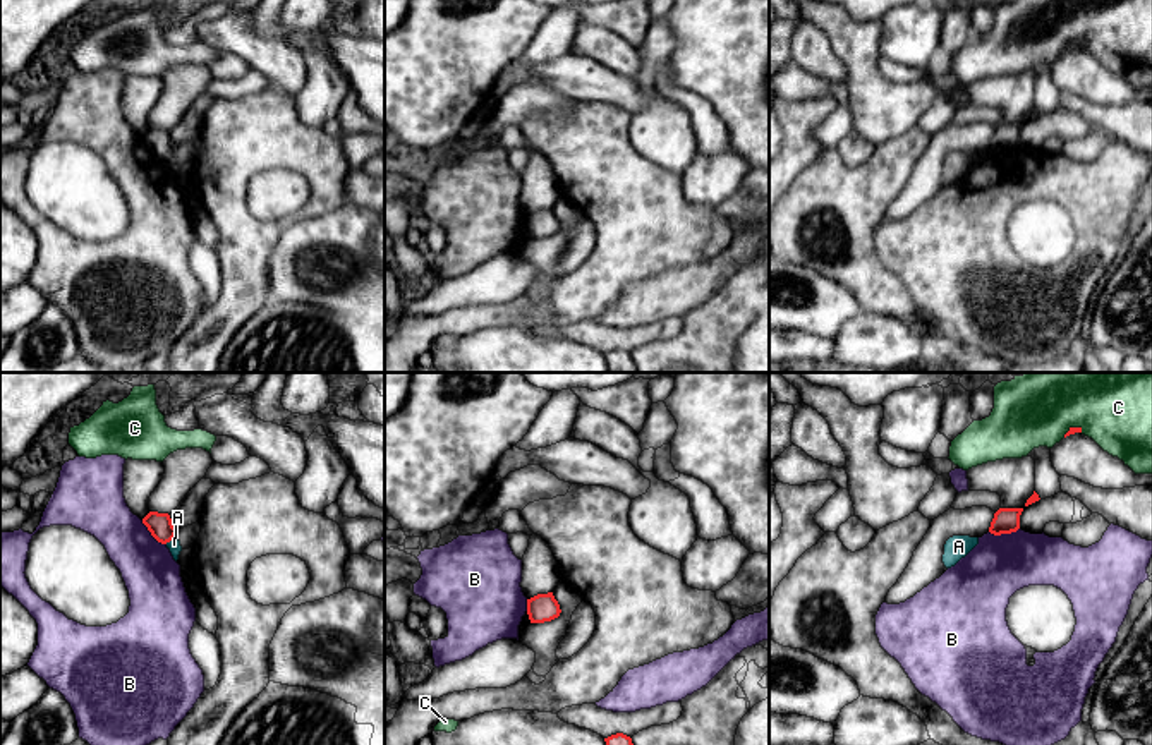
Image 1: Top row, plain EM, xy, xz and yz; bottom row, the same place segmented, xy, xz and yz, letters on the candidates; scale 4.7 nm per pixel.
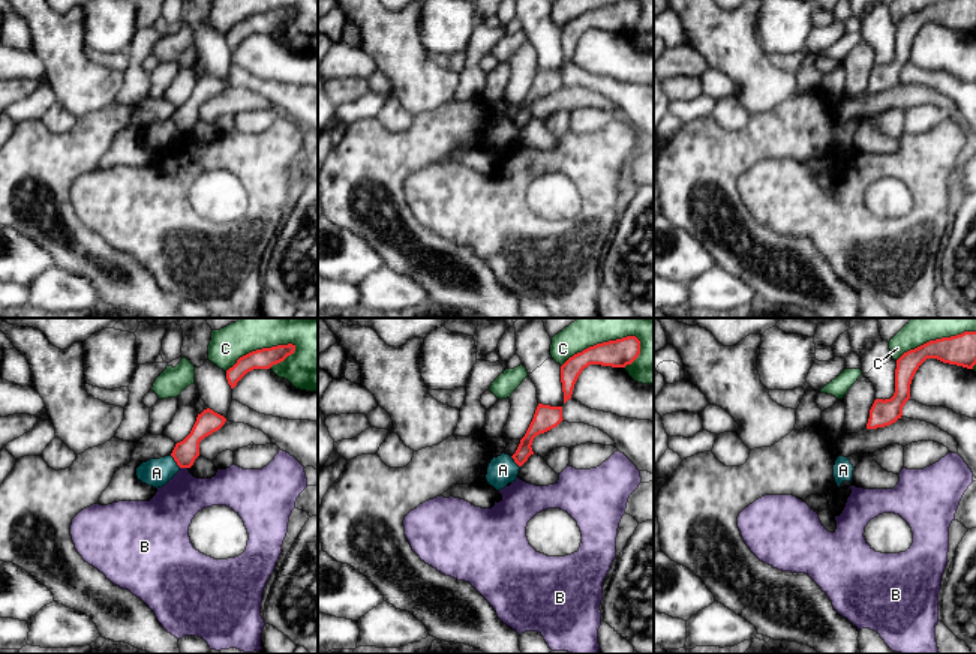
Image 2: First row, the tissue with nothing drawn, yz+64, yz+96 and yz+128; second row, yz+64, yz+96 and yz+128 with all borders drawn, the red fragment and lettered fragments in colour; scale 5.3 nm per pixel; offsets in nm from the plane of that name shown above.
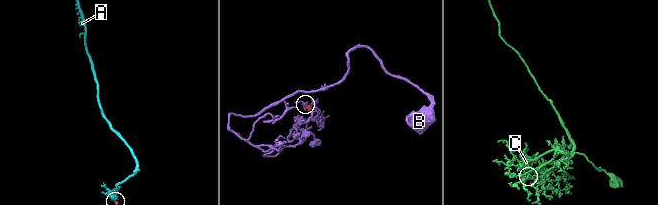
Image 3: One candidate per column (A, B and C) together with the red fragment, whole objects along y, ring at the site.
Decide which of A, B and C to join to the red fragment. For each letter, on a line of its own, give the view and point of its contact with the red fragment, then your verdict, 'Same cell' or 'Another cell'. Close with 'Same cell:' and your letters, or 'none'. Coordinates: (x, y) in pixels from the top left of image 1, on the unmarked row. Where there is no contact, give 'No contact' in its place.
A: Touches red at xy (169, 157). Another cell
B: Touches red at yz (1003, 148). Another cell
C: Touches red at yz (1072, 43). Another cell
Same cell: none

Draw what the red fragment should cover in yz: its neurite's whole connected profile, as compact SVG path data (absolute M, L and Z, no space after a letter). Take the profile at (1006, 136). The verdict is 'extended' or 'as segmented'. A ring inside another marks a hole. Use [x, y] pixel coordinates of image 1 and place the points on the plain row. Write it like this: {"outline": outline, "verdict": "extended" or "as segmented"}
{"outline": "M999 124L994 129L989 148L994 151L1011 149L1020 144L1020 130L1023 124Z", "verdict": "as segmented"}

